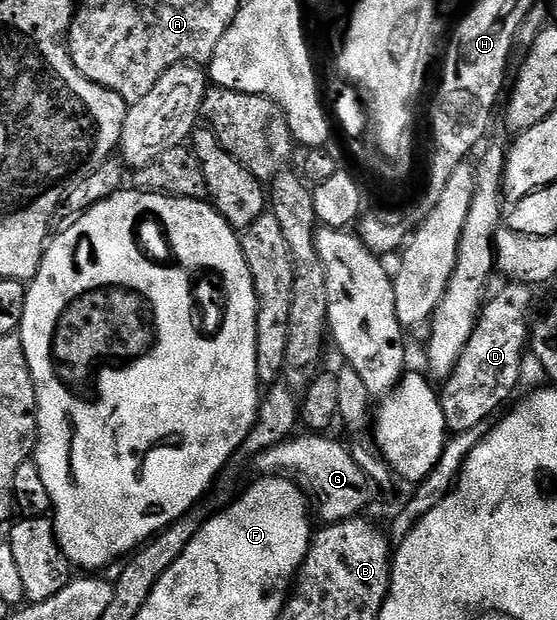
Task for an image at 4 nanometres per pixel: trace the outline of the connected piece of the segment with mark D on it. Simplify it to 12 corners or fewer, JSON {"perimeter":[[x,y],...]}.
{"perimeter":[[531,285],[483,303],[440,388],[451,433],[514,391],[535,315]]}

